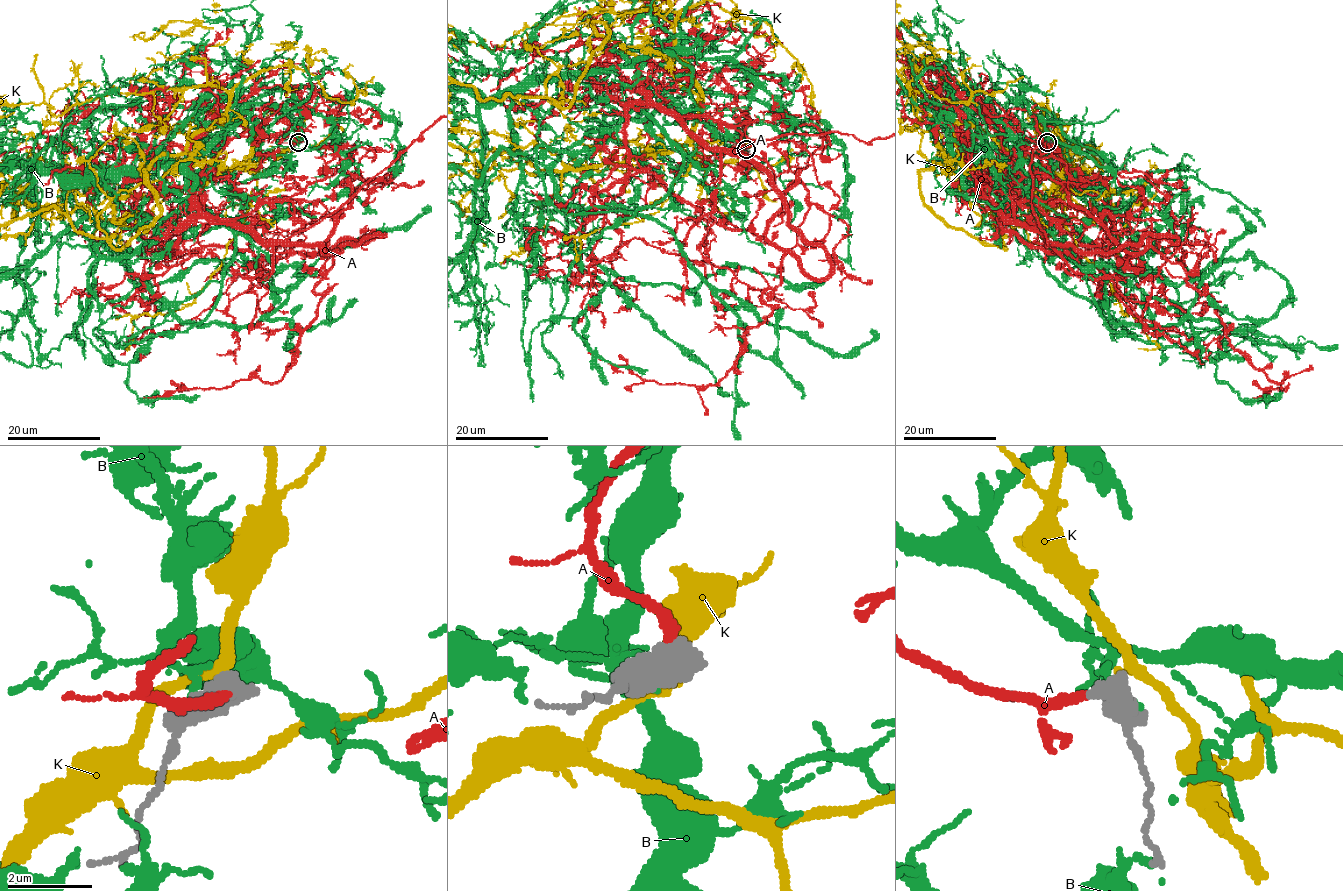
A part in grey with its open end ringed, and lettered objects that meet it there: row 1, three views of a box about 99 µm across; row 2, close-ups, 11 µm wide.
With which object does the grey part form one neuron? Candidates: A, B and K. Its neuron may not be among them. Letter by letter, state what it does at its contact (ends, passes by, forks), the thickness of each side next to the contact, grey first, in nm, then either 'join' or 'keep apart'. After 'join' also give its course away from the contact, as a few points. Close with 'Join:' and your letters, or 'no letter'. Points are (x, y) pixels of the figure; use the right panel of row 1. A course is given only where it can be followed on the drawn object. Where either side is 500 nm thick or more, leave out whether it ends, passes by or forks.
A: 700 nm thick on the grey side, 240 nm on the other; join; it runs (1047, 143), (975, 109), (960, 141), (1007, 217), (1061, 201), (1180, 265), (1229, 343), (1285, 378), (1250, 401)
B: 600 nm thick on the grey side, 190 nm on the other; keep apart
K: 700 nm thick on the grey side, 220 nm on the other; keep apart
Join: A

